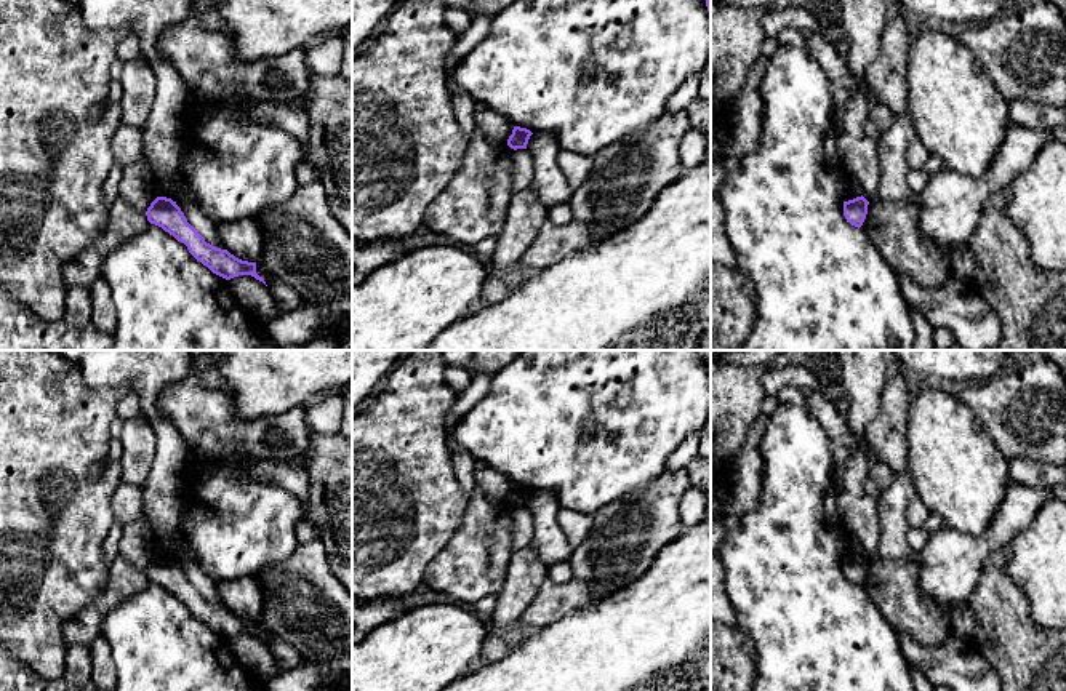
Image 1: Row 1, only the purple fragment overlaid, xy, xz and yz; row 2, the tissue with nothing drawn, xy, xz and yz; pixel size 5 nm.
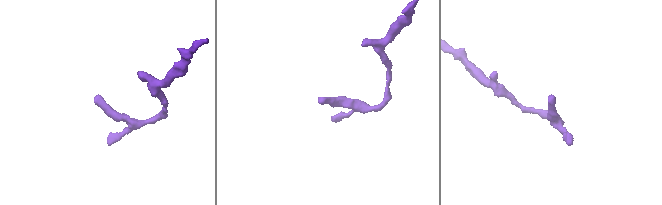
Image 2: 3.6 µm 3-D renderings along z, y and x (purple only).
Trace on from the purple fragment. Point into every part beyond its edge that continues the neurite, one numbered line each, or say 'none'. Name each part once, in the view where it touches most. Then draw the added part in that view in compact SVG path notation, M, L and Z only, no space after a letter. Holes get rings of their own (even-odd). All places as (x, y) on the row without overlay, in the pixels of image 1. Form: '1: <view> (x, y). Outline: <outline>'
none

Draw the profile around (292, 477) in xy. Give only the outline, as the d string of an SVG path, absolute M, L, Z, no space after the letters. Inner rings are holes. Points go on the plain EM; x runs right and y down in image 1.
M266 461L248 467L245 473L256 481L287 489L301 502L304 520L317 528L317 539L325 545L331 571L352 595L352 565L343 561L330 534L322 531L307 515L309 475L306 465Z

